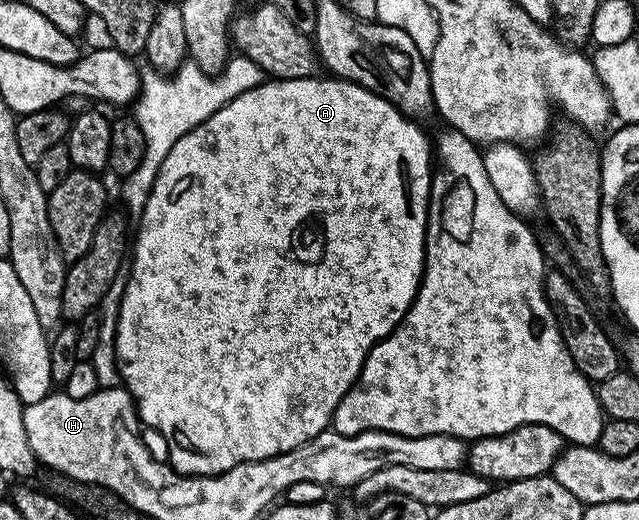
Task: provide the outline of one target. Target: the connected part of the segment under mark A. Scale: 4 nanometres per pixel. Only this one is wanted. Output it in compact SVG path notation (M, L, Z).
M315 76L313 78L297 78L296 80L264 80L256 88L236 96L236 100L220 108L208 120L201 122L192 132L180 136L176 144L172 144L172 152L164 156L164 164L160 164L160 172L154 181L152 192L144 204L138 222L138 235L132 238L132 257L128 262L128 277L124 296L118 313L118 327L116 328L116 360L118 371L124 379L124 388L134 397L134 406L138 409L138 420L143 427L151 426L156 433L162 434L166 446L170 449L169 465L179 474L223 474L228 468L236 468L245 462L268 460L277 454L288 452L327 429L334 421L334 413L340 400L358 380L358 373L371 348L381 338L387 338L406 317L408 308L418 294L418 284L422 276L422 268L426 261L426 213L430 211L430 180L432 177L432 142L426 139L415 119L397 110L391 102L384 100L379 94L365 90L354 82L339 80L333 76Z

